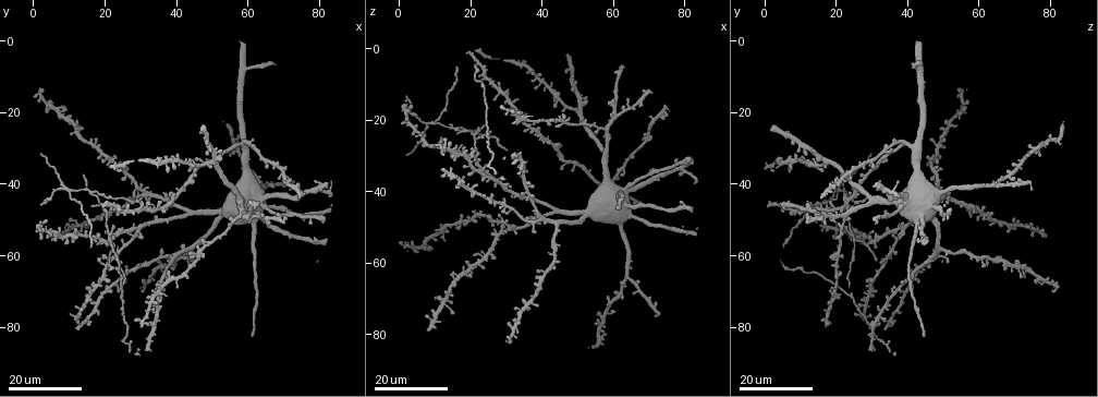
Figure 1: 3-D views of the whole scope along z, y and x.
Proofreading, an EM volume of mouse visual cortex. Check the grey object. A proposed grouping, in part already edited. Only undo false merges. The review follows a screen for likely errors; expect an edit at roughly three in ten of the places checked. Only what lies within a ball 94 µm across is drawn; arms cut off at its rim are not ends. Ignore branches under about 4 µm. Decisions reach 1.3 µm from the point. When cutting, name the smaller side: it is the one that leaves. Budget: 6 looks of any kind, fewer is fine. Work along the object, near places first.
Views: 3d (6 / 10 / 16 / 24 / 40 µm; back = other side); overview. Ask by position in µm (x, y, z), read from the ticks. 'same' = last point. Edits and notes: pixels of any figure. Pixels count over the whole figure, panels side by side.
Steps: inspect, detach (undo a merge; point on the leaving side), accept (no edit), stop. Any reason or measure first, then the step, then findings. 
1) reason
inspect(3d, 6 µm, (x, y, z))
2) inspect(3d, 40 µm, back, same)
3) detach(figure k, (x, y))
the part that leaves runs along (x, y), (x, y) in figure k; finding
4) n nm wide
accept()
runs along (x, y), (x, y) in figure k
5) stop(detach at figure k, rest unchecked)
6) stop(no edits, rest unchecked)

side arm on a straight run
inspect(3d, 24 µm, (24.5, 70.0, 22.5))

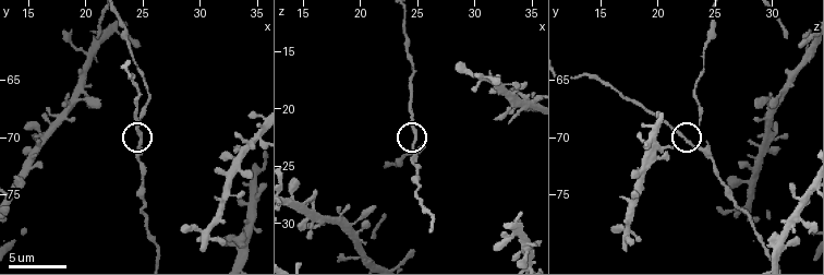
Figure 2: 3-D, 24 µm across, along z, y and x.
zoom in
inspect(3d, 10 µm, (24.8, 70.4, 22.2))

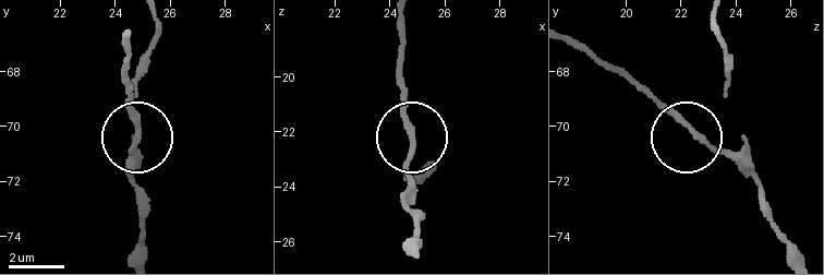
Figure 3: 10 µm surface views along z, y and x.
accept()
continuous, no second neuron

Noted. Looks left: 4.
branch point
inspect(3d, 16 µm, (16.0, 42.5, 22.5))

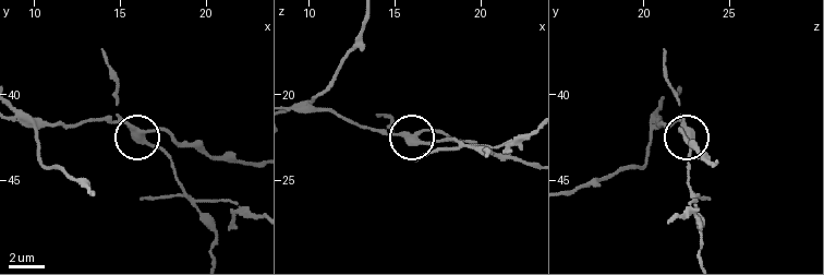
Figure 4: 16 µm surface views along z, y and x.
zoom in
inspect(3d, 10 µm, (16.2, 42.3, 22.4))

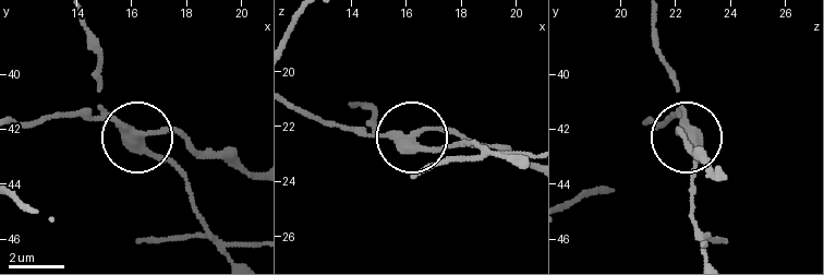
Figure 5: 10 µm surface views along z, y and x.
3 arms
detach(figure 5, (84, 112))
two neurons meet here

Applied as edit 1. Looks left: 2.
branch point
inspect(3d, 24 µm, (21.5, 56.0, 24.5))

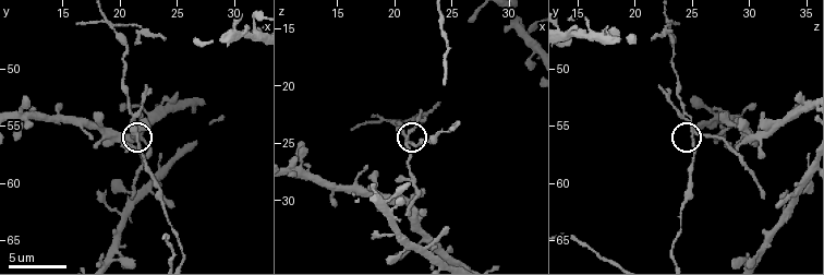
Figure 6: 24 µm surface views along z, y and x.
inspect(3d, 10 µm, (21.4, 55.4, 25.0))

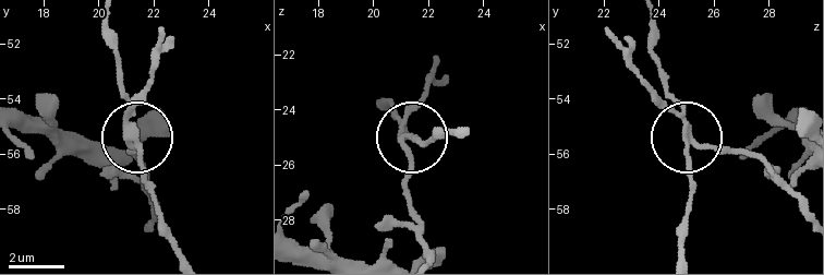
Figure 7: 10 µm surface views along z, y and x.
detach(figure 7, (406, 172))
the part that leaves runs along (403, 134), (411, 160), (403, 189), (425, 254) in figure 7; two neurons meet here

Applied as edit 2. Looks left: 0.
stop(detach at figure 5, detach at figure 7, rest unchecked)

